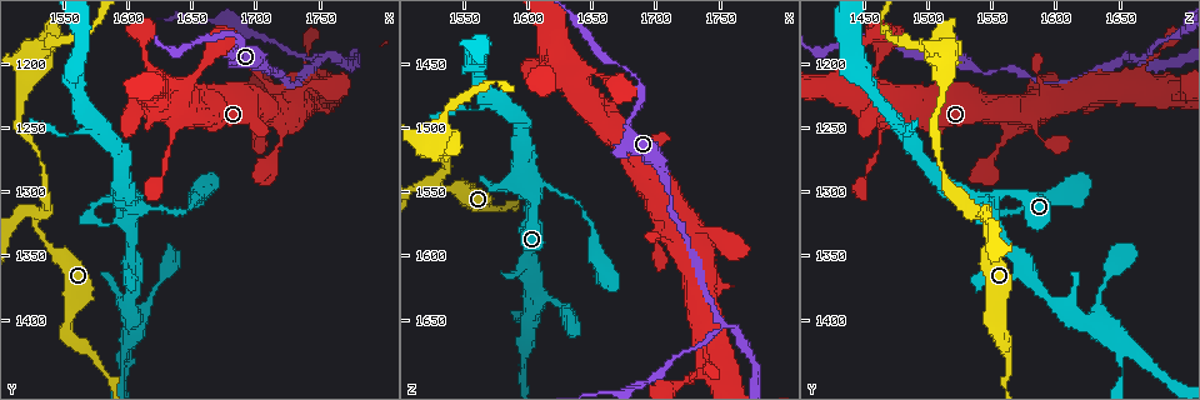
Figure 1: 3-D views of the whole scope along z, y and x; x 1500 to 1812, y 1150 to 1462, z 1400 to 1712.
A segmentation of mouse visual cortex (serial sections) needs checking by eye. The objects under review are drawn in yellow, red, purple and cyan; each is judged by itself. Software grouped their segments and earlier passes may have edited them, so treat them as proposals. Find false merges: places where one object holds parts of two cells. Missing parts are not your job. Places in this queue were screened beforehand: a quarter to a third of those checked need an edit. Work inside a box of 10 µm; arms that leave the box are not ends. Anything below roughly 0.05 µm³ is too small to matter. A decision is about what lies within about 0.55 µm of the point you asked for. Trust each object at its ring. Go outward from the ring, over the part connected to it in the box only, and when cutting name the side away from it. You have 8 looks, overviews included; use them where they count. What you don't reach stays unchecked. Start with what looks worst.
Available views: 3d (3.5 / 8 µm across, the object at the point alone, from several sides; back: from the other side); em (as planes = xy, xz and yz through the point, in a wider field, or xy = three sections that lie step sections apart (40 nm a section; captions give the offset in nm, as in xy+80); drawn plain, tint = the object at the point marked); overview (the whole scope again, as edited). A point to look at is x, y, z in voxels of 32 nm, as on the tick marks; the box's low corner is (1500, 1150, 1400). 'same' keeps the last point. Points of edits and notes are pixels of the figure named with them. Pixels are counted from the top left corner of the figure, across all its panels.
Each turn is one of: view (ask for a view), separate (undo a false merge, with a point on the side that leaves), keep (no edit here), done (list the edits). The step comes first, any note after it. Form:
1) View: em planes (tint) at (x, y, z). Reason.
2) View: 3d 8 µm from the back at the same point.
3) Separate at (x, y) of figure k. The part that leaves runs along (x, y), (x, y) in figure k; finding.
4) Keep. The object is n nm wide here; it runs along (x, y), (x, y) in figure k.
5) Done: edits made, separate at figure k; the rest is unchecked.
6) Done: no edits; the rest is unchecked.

View: 3d 8 µm at (1754, 1196, 1652). Abrupt turn.

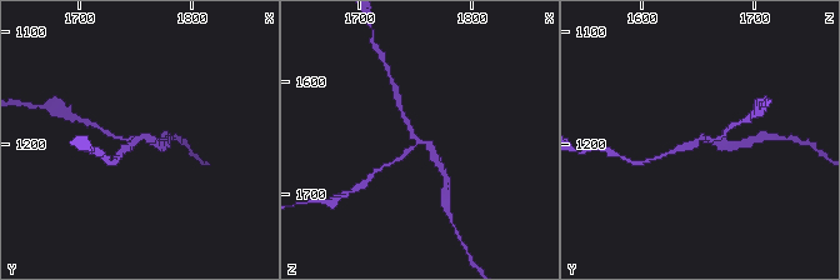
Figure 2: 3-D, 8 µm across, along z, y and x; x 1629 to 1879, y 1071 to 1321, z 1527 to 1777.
View: em xy step 5 (tint) at the same point. 3 arms meet here; the arms are 150, 200, 300 nm wide.

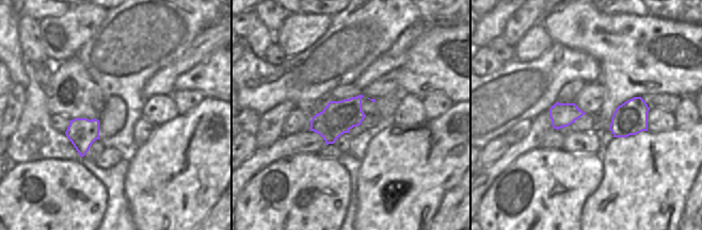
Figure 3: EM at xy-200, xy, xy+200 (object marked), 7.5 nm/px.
Separate at (398, 159) of figure 2. The part that leaves runs along (416, 143), (405, 155), (376, 171) in figure 2; a second cell is stuck on.

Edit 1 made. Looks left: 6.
View: 3d 8 µm at (1526, 1320, 1544). Sharp bend.

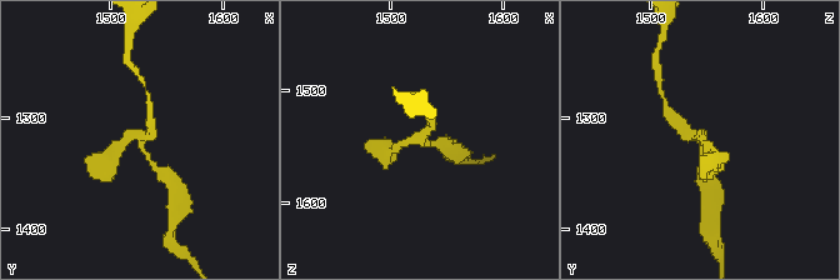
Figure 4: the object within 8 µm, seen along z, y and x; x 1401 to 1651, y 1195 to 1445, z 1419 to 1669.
View: em xy step 5 (tint) at the same point. 3 arms meet here; the arms are 200, 250, 300 nm wide; shape alone is not enough.

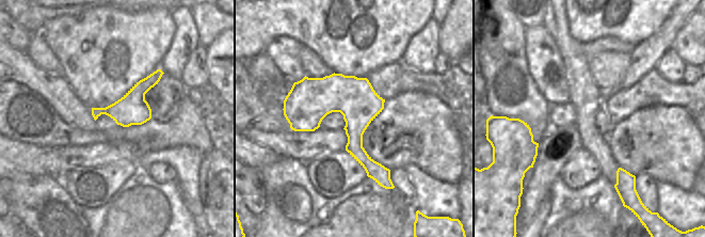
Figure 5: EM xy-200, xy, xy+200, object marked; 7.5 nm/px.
Keep. The object is 300 nm wide here; it runs along (704, 170), (699, 138), (675, 120) in figure 4; all the same cell.

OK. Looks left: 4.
View: 3d 3.5 µm at (1524, 1196, 1514). Three-way junction.

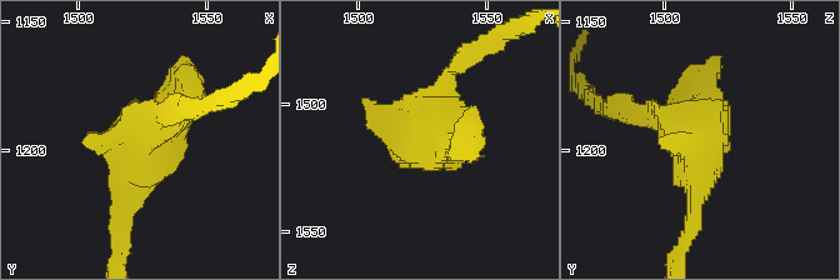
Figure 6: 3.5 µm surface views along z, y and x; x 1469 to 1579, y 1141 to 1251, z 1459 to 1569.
View: em xy step 2 (tint) at (1523, 1197, 1513).

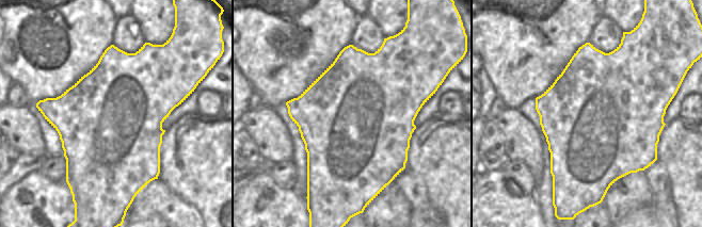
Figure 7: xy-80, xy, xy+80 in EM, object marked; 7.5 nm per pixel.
Keep. It runs along (694, 200), (698, 139), (618, 108) in figure 6; continuous, no second cell.

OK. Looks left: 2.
View: 3d 8 µm at (1552, 1402, 1550). Sharp bend.

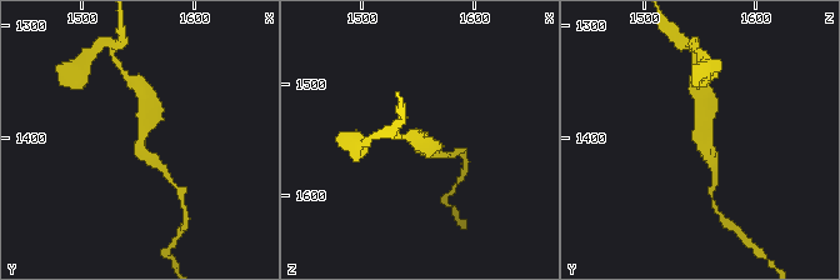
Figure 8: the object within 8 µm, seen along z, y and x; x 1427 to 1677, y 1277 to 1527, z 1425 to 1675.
View: em xy step 5 (tint) at the same point. The arms are 300, 500 nm wide.

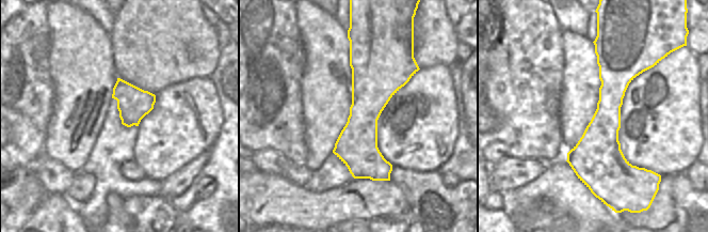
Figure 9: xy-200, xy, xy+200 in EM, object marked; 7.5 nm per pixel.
Keep. It runs along (149, 99), (141, 150), (158, 165) in figure 8; one cell here.

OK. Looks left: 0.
Done: edits made, separate at figure 2; the rest is unchecked.

